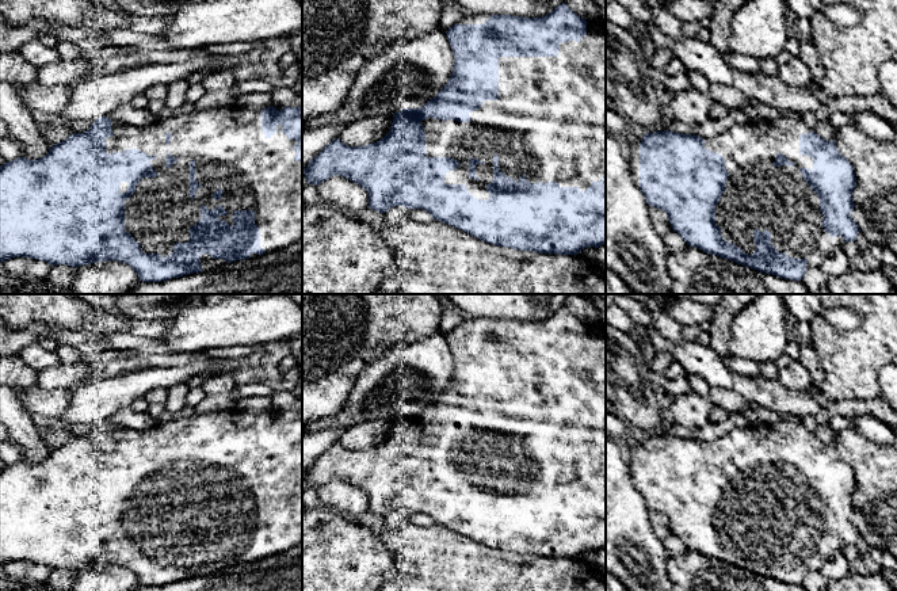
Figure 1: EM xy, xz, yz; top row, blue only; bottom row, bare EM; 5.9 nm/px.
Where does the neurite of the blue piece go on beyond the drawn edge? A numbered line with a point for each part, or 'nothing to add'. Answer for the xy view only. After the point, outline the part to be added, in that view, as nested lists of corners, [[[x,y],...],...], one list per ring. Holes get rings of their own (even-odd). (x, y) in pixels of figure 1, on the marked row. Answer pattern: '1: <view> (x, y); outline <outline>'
1: xy (231, 152); outline [[[234,103],[210,110],[194,110],[192,113],[175,113],[173,117],[159,119],[152,125],[134,126],[119,122],[111,115],[112,137],[106,138],[108,155],[126,149],[138,149],[150,160],[156,178],[142,178],[135,186],[135,192],[125,201],[125,230],[141,244],[144,253],[160,253],[167,258],[173,252],[176,243],[190,241],[190,228],[201,220],[201,206],[214,210],[221,205],[228,214],[218,220],[233,225],[234,210],[253,210],[255,224],[260,228],[260,247],[266,253],[276,252],[295,243],[302,237],[302,161],[295,161],[297,152],[293,146],[295,140],[289,140],[282,133],[282,126],[276,126],[276,133],[270,138],[262,131],[262,110],[238,107]],[[195,161],[195,180],[201,187],[195,191],[195,198],[190,198],[190,163]]]

